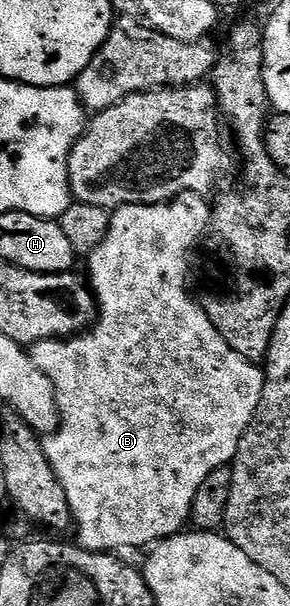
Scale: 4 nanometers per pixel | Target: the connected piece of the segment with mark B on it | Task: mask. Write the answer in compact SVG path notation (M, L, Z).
M186 193L180 194L178 198L172 198L169 202L159 202L156 206L115 207L111 215L111 227L105 236L105 240L101 240L101 244L97 244L97 248L93 248L93 252L86 255L85 258L85 262L87 262L85 274L89 279L91 289L95 291L95 304L97 307L95 325L90 330L75 335L74 338L47 338L43 342L36 342L34 346L30 347L29 353L33 364L37 364L37 368L41 368L45 372L45 376L49 376L49 380L53 384L55 395L59 401L59 429L53 434L46 435L45 441L43 442L43 451L53 468L53 472L57 472L57 478L61 480L61 486L65 488L65 496L69 500L69 508L71 509L73 530L74 533L79 533L77 542L84 550L90 550L92 552L119 552L122 546L144 546L144 548L147 548L164 538L170 538L172 534L180 533L188 525L191 517L193 496L197 496L197 488L201 488L201 480L205 480L205 476L209 476L209 472L213 472L225 464L234 463L235 453L239 451L239 442L243 438L243 433L251 427L252 422L255 421L255 414L259 411L259 402L263 399L264 371L256 363L250 362L248 358L241 356L237 352L233 352L233 348L229 348L225 336L221 336L221 332L217 332L213 320L209 320L209 316L203 311L202 306L199 305L193 290L187 287L187 273L191 270L191 253L194 252L195 245L202 238L204 241L205 235L208 233L211 225L211 206L207 201L208 199L206 197Z

